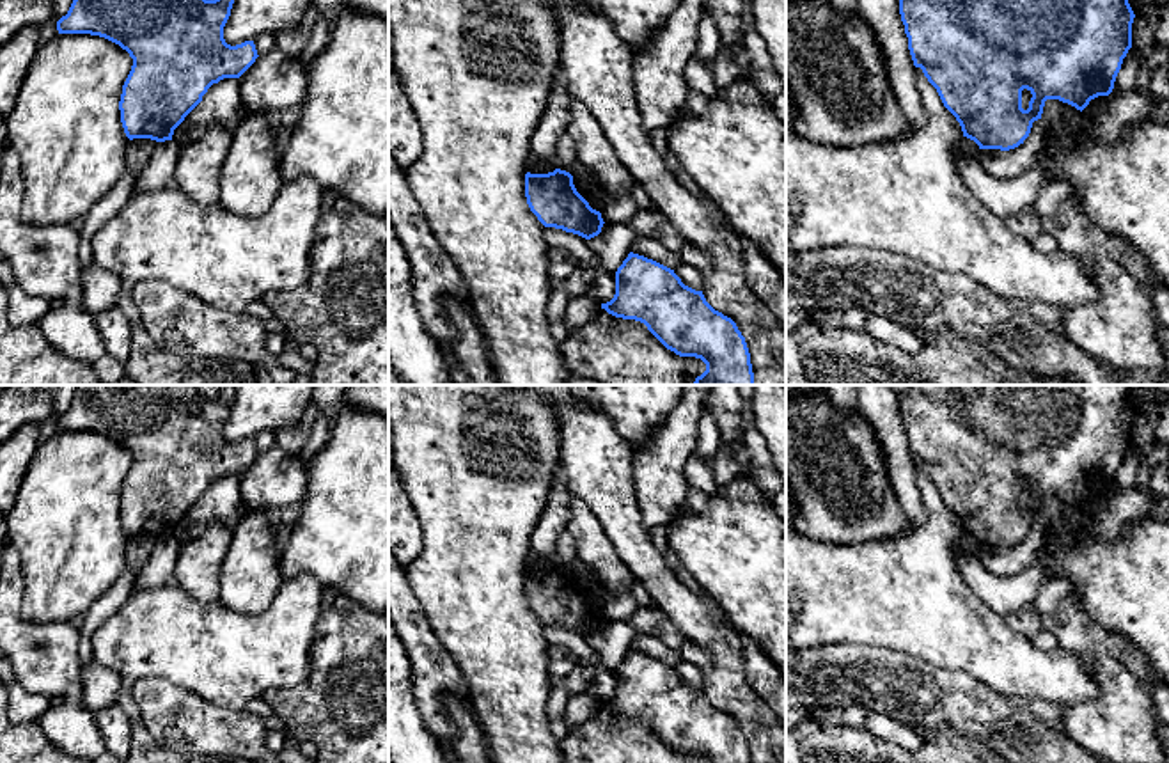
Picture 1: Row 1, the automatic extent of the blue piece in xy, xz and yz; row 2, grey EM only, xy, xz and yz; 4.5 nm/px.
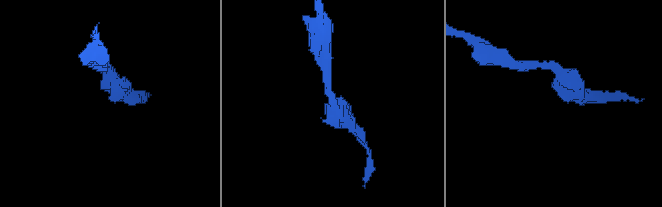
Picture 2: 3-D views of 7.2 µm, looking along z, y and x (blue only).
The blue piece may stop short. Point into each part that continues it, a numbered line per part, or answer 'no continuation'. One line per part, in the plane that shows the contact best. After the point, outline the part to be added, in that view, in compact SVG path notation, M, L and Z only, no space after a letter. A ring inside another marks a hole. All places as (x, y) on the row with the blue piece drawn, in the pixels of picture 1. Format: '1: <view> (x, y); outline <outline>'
no continuation

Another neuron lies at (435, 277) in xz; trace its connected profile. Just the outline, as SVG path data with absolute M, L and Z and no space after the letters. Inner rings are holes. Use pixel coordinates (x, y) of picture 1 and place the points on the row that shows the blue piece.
M388 149L388 222L406 252L413 279L413 300L419 316L435 339L447 371L456 385L472 385L452 358L454 330L447 319L445 303L458 298L470 309L465 280L458 266L438 245L408 181Z

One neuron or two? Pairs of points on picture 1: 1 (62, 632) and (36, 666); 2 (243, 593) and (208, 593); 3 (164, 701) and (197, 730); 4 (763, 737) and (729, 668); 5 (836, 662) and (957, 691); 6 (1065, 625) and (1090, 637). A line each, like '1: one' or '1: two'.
1: one
2: two
3: one
4: one
5: one
6: one

